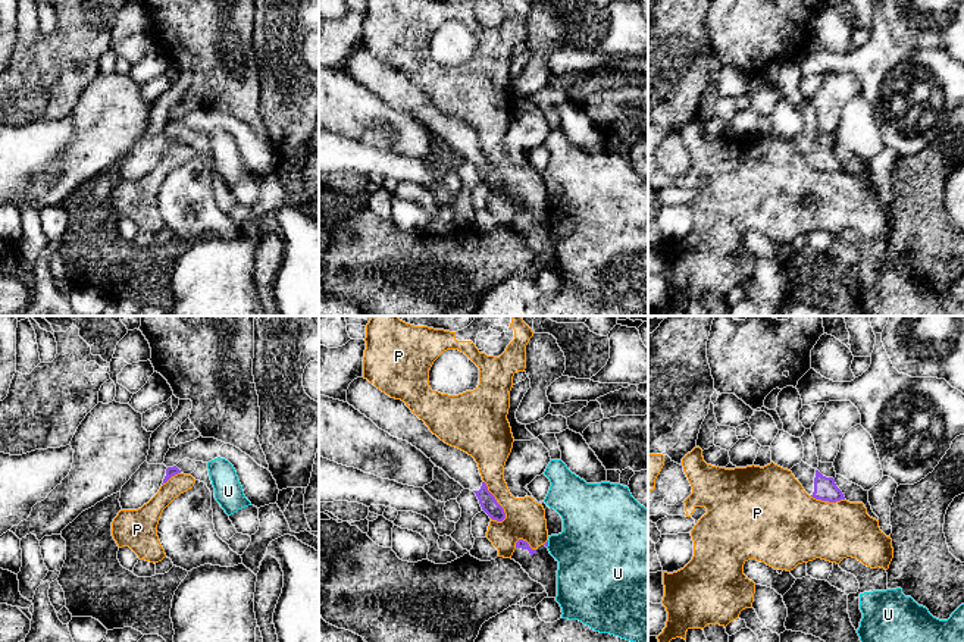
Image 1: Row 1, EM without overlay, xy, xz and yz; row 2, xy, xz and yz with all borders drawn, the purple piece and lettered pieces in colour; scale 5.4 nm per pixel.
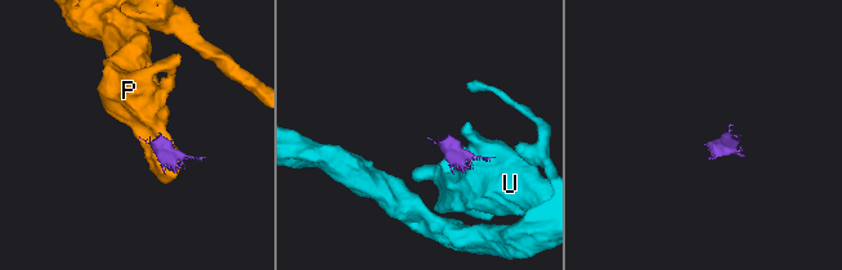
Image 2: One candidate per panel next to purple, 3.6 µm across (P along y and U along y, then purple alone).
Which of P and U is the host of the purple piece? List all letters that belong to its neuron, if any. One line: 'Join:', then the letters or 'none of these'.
Join: none of these

